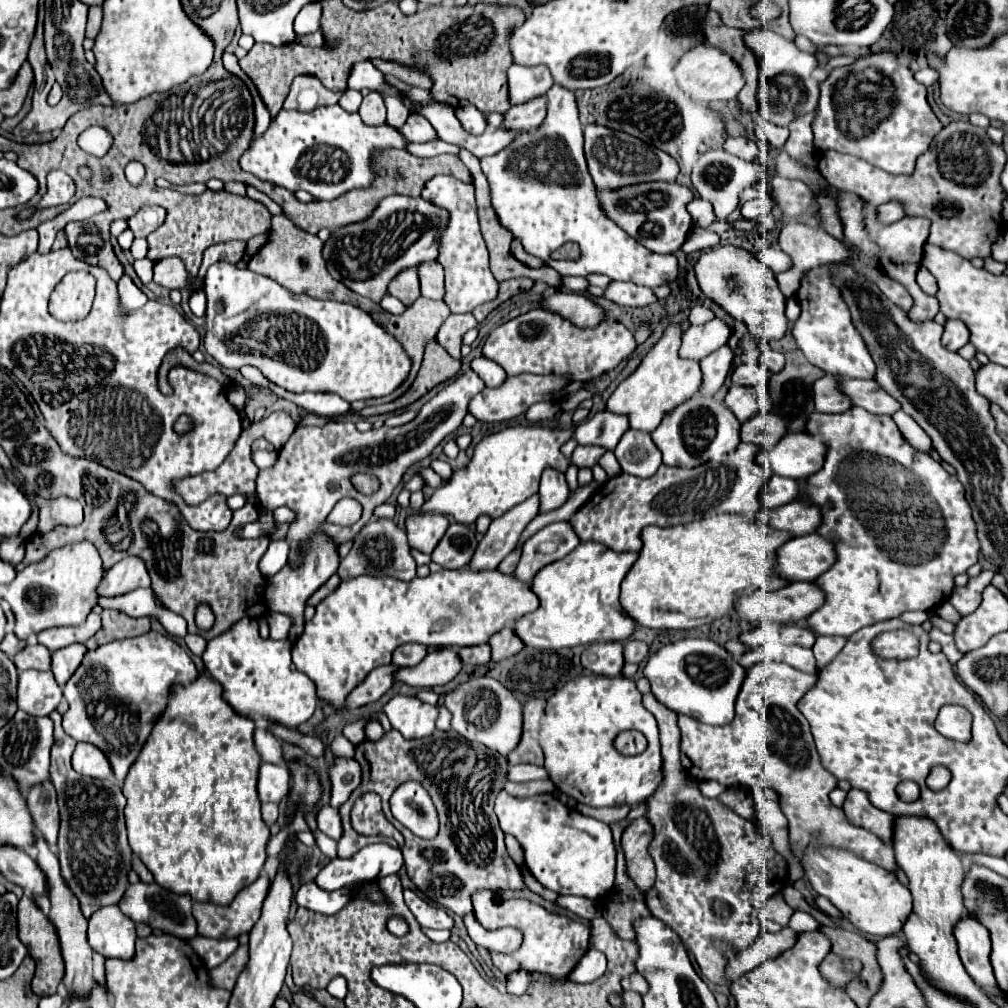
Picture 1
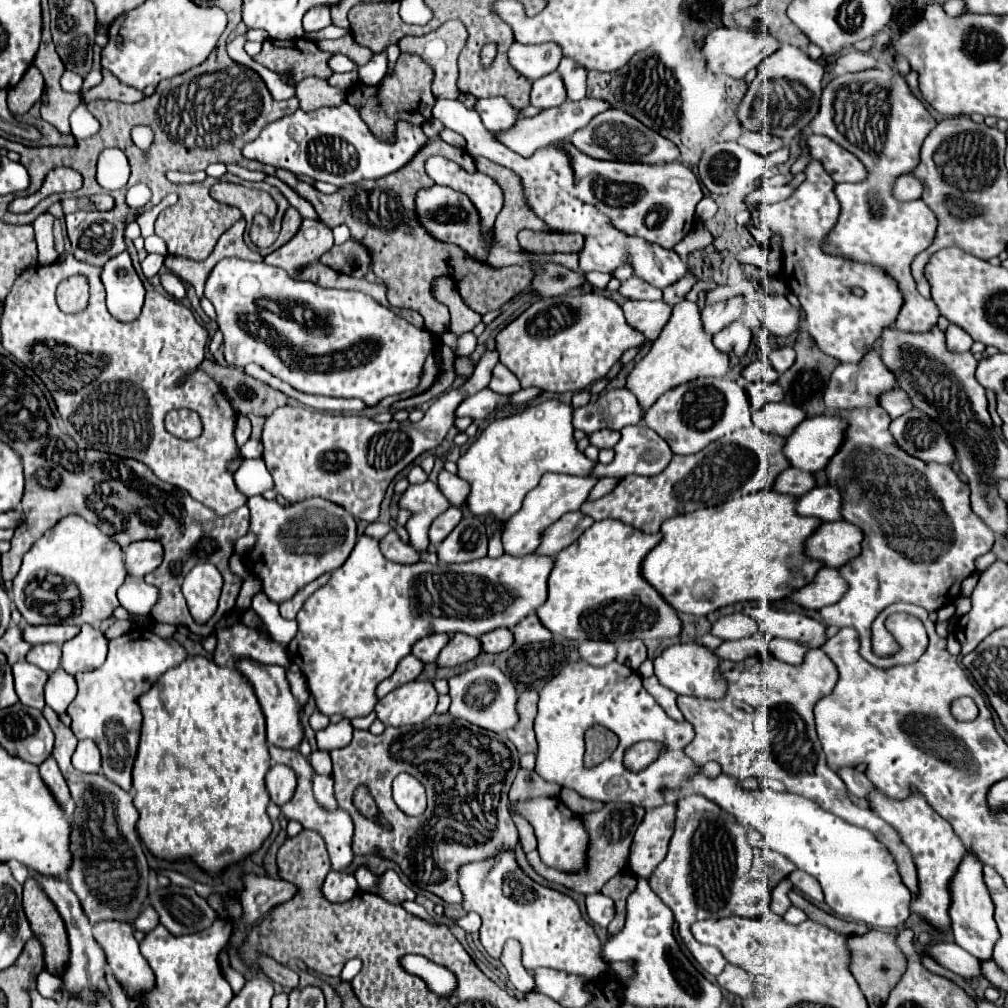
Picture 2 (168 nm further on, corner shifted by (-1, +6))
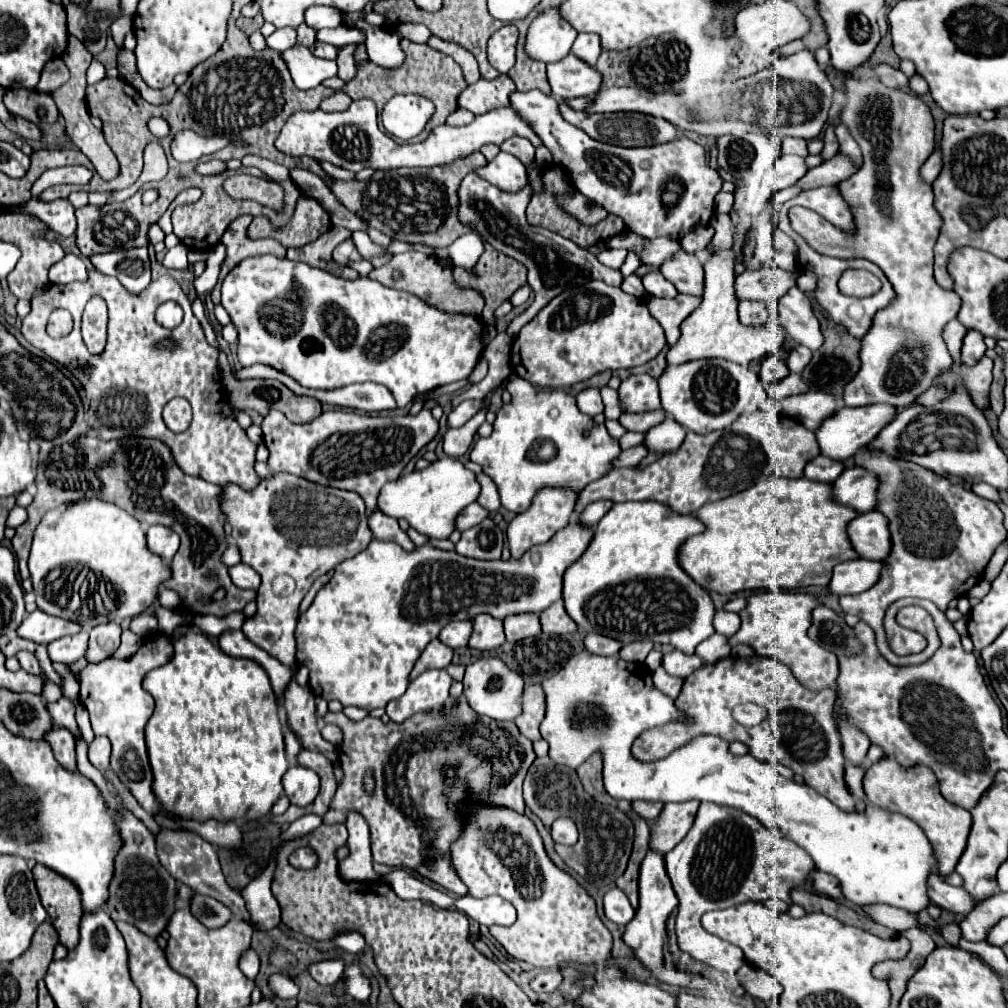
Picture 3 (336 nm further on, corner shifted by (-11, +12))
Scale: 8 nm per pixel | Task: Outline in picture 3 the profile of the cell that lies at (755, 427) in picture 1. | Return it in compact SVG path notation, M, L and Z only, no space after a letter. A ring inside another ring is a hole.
M808 391L802 395L792 395L778 401L778 407L788 417L796 419L810 431L816 431L822 421L832 417L836 413L836 399L828 393L820 391Z

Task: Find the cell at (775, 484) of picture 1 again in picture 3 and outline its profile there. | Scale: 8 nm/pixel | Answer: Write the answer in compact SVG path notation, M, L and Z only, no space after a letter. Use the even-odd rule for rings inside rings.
M818 455L816 459L812 459L806 469L804 469L804 477L812 479L812 481L826 481L826 483L834 483L840 473L844 471L844 463L836 461L836 459L828 459L826 455Z

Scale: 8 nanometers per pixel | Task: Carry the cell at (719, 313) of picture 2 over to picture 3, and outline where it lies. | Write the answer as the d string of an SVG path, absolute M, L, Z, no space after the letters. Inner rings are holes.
M762 265L760 269L746 269L736 277L736 295L740 301L768 301L780 299L796 285L796 277L790 271L782 271L776 265Z

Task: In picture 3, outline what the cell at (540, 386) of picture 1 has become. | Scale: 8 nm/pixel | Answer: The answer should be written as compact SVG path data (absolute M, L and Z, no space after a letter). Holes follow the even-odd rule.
M462 401L456 409L452 409L452 413L448 415L448 427L462 427L472 415L478 413L478 409L482 407L482 401Z

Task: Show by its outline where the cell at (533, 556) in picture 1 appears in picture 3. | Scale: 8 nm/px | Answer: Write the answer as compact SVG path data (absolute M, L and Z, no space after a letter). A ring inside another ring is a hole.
M596 501L596 503L590 503L590 505L584 509L584 513L582 513L582 517L580 517L580 523L592 527L594 523L598 523L598 521L608 513L608 509L610 509L612 505L614 505L612 501Z

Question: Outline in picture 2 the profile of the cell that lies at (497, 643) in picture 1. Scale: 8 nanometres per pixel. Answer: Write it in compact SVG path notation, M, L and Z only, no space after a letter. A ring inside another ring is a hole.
M534 613L530 617L524 617L514 629L510 629L514 635L514 645L524 645L524 643L534 643L534 641L548 641L552 639L550 631L544 629Z

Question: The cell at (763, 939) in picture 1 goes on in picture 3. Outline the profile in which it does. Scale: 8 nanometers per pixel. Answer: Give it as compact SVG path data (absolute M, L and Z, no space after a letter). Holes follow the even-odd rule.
M744 963L742 969L738 971L738 979L746 987L746 993L750 993L752 997L756 997L768 1005L778 1005L780 995L782 995L780 981L776 981L766 971Z

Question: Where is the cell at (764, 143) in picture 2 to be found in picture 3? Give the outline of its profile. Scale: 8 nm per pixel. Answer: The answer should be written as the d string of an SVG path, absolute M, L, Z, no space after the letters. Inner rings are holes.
M784 137L784 139L782 139L782 153L792 153L792 155L806 157L806 155L808 155L806 141L794 139L794 137Z

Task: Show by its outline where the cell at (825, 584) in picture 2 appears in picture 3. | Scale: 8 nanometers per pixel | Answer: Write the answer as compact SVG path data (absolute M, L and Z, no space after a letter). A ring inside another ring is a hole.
M854 559L846 561L834 567L834 575L830 581L830 591L838 597L852 595L848 591L866 591L880 579L880 561L868 561L868 559Z

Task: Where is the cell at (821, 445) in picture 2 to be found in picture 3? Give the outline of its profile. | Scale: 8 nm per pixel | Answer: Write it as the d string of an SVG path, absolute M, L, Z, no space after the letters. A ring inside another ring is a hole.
M886 403L866 405L866 407L856 407L856 409L842 407L830 419L826 419L820 425L820 429L816 431L820 453L824 453L826 457L832 457L836 461L844 461L844 459L852 457L856 451L860 451L860 447L864 449L894 417L896 417L896 409Z

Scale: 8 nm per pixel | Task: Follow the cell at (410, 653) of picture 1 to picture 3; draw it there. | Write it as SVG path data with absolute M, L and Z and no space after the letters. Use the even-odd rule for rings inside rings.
M470 619L454 621L454 623L448 623L440 631L440 641L446 643L448 647L452 647L452 649L458 649L458 647L466 647L468 645L470 635L472 635L472 621Z

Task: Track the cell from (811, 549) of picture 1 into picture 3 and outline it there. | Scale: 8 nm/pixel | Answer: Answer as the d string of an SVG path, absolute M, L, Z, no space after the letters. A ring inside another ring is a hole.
M870 511L864 515L858 515L848 525L848 535L852 541L854 551L864 559L884 561L890 551L890 529L888 529L888 517L880 511Z

